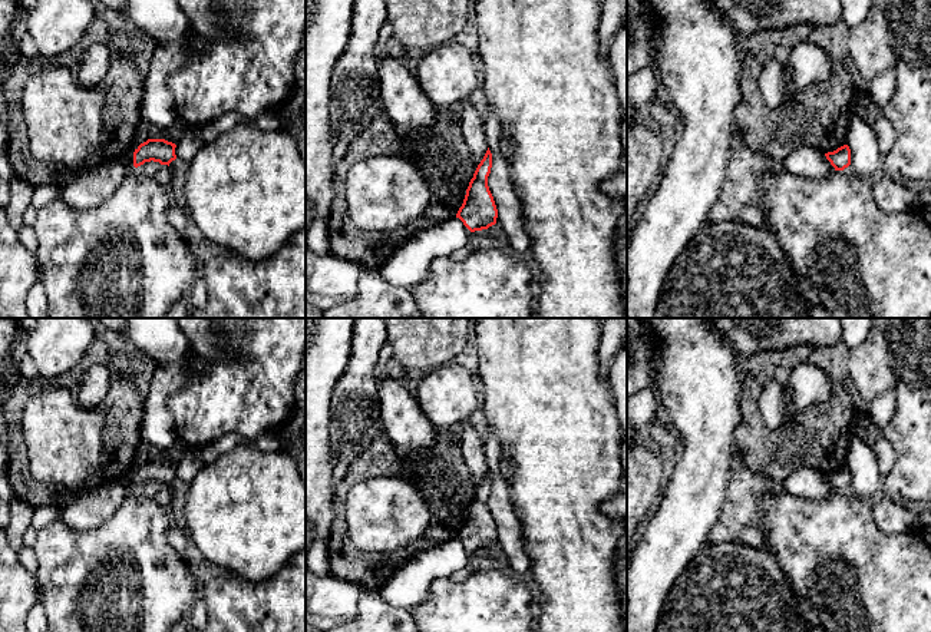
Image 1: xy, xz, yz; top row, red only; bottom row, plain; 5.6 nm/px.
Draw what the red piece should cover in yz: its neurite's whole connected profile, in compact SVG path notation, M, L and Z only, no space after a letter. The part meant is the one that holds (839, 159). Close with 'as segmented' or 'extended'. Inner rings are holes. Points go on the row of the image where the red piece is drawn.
M843 145L833 152L828 152L825 156L835 171L843 171L851 165L851 149L848 145Z; as segmented

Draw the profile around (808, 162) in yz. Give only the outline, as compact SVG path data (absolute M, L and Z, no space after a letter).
M803 146L795 150L783 161L775 163L775 166L809 179L825 178L835 172L835 168L826 159L825 153L811 146Z

